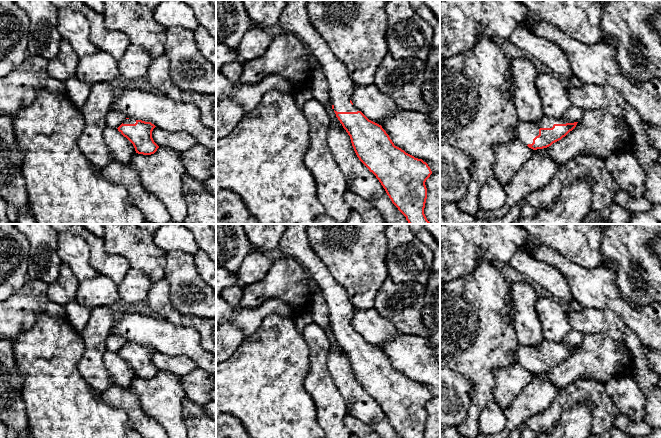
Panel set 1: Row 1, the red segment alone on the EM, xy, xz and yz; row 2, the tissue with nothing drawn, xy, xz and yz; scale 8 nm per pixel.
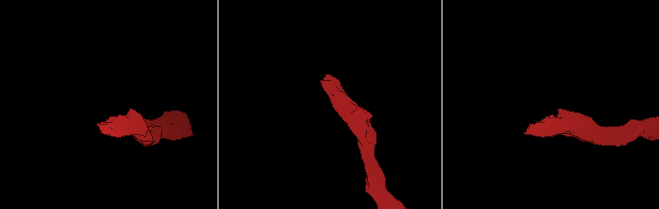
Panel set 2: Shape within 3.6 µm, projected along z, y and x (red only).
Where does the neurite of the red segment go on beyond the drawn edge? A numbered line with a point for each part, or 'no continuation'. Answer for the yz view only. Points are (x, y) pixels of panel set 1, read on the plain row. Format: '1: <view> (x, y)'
1: yz (525, 355)

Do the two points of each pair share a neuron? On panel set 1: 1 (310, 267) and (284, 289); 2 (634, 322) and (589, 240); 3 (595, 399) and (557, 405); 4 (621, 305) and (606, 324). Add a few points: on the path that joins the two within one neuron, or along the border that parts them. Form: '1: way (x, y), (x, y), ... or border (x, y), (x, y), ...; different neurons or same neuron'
1: border (288, 256), (295, 259), (310, 276); different neurons
2: border (603, 263), (594, 268), (584, 268), (579, 265); different neurons
3: way (586, 394), (572, 394), (566, 399); same neuron
4: border (592, 307), (611, 309), (626, 326); different neurons

